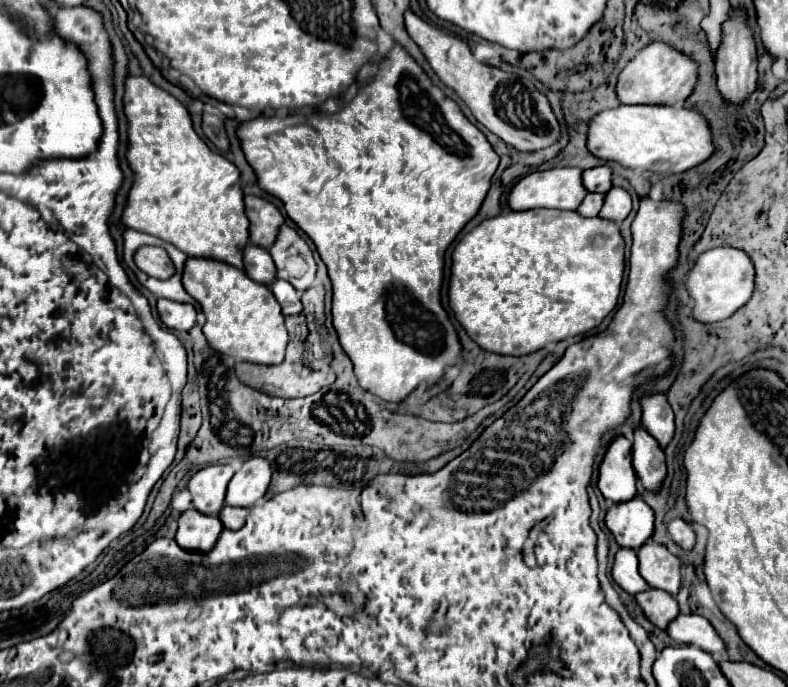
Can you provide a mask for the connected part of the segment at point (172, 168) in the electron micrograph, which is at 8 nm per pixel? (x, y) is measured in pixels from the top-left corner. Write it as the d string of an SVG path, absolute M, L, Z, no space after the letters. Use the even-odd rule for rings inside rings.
M128 75L126 81L124 81L122 103L124 103L126 123L128 123L128 151L126 151L126 159L128 159L130 169L134 171L134 183L132 183L128 199L126 199L126 207L124 207L124 213L122 213L122 223L126 227L130 227L130 229L156 235L156 237L176 245L188 257L210 257L210 259L218 259L218 261L224 261L228 265L234 265L234 267L242 269L242 251L248 245L248 219L244 215L244 195L242 195L242 189L240 189L240 171L236 169L236 165L232 165L226 157L222 157L218 153L212 153L208 149L208 145L192 129L192 121L190 121L190 115L188 115L186 107L176 97L172 97L168 91L160 89L158 85L154 85L148 77L144 77L144 75L138 75L138 77Z

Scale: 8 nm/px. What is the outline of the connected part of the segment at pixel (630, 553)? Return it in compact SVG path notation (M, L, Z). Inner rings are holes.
M618 549L612 565L612 579L630 595L646 591L648 585L638 573L638 557L634 549Z

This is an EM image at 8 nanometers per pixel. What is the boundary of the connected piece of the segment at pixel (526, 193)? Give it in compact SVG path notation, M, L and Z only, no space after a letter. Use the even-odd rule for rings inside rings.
M548 169L548 171L534 171L524 175L508 193L508 207L512 211L528 211L528 209L548 208L566 209L574 211L580 201L586 197L586 189L582 185L582 171L580 169Z

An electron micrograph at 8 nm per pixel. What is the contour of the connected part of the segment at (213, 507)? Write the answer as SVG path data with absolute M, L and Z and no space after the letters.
M210 465L200 469L188 483L194 507L204 515L218 515L224 507L226 487L234 469L230 465Z

